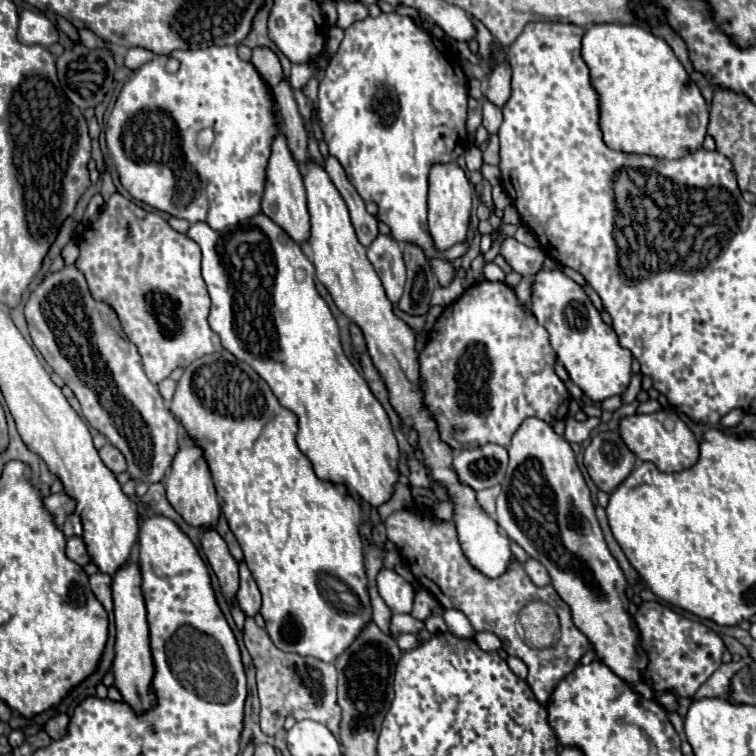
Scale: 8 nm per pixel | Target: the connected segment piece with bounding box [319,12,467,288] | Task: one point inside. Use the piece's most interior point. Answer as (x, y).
(392, 94)

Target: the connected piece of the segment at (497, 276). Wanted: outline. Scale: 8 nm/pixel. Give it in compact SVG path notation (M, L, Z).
M487 262L483 266L483 274L489 281L503 281L506 274L493 262Z

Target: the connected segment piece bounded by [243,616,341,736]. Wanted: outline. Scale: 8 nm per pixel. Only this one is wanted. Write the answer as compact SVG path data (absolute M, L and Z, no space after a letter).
M247 616L245 618L245 628L243 628L243 638L245 646L253 658L253 664L257 668L257 688L259 688L259 700L261 700L261 728L265 734L275 736L283 730L283 720L293 714L295 720L315 720L325 724L331 732L337 732L337 724L341 720L341 708L337 708L337 670L333 664L321 664L321 660L313 658L303 658L303 656L293 656L287 652L281 652L271 640L269 634L257 626L257 622Z

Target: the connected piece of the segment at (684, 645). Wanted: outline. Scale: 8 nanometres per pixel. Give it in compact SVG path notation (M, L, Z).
M643 602L635 614L635 622L641 630L641 646L649 654L645 678L653 690L673 690L677 696L693 698L697 688L721 666L725 644L701 622L693 622L659 602Z

